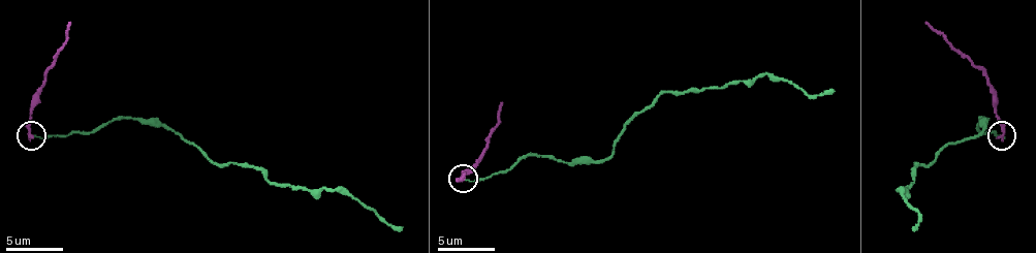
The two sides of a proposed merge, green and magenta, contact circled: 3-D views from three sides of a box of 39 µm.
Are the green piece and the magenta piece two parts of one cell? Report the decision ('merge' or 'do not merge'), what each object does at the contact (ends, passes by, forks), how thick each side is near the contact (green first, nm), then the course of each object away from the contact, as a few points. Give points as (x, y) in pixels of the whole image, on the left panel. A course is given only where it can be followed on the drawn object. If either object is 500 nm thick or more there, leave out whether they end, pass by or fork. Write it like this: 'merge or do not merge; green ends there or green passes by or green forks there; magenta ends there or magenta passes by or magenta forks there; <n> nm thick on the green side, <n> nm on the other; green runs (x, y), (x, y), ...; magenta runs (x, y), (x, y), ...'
do not merge; green ends there; magenta ends there; 90 nm thick on the green side, 240 nm on the other; green runs (32, 136), (81, 133), (115, 119), (155, 119), (218, 164), (253, 164), (279, 185), (342, 190), (402, 227); magenta runs (32, 136), (29, 124), (32, 96), (66, 38), (69, 22)

